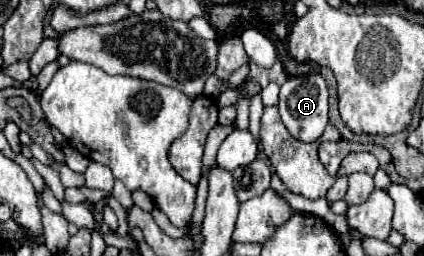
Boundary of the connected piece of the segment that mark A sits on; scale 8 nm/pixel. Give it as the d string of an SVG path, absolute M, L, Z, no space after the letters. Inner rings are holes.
M301 75L301 77L289 77L283 85L281 85L281 95L279 95L279 115L285 123L285 127L289 129L289 133L295 139L301 141L317 141L329 119L327 119L327 85L325 79L321 75Z

